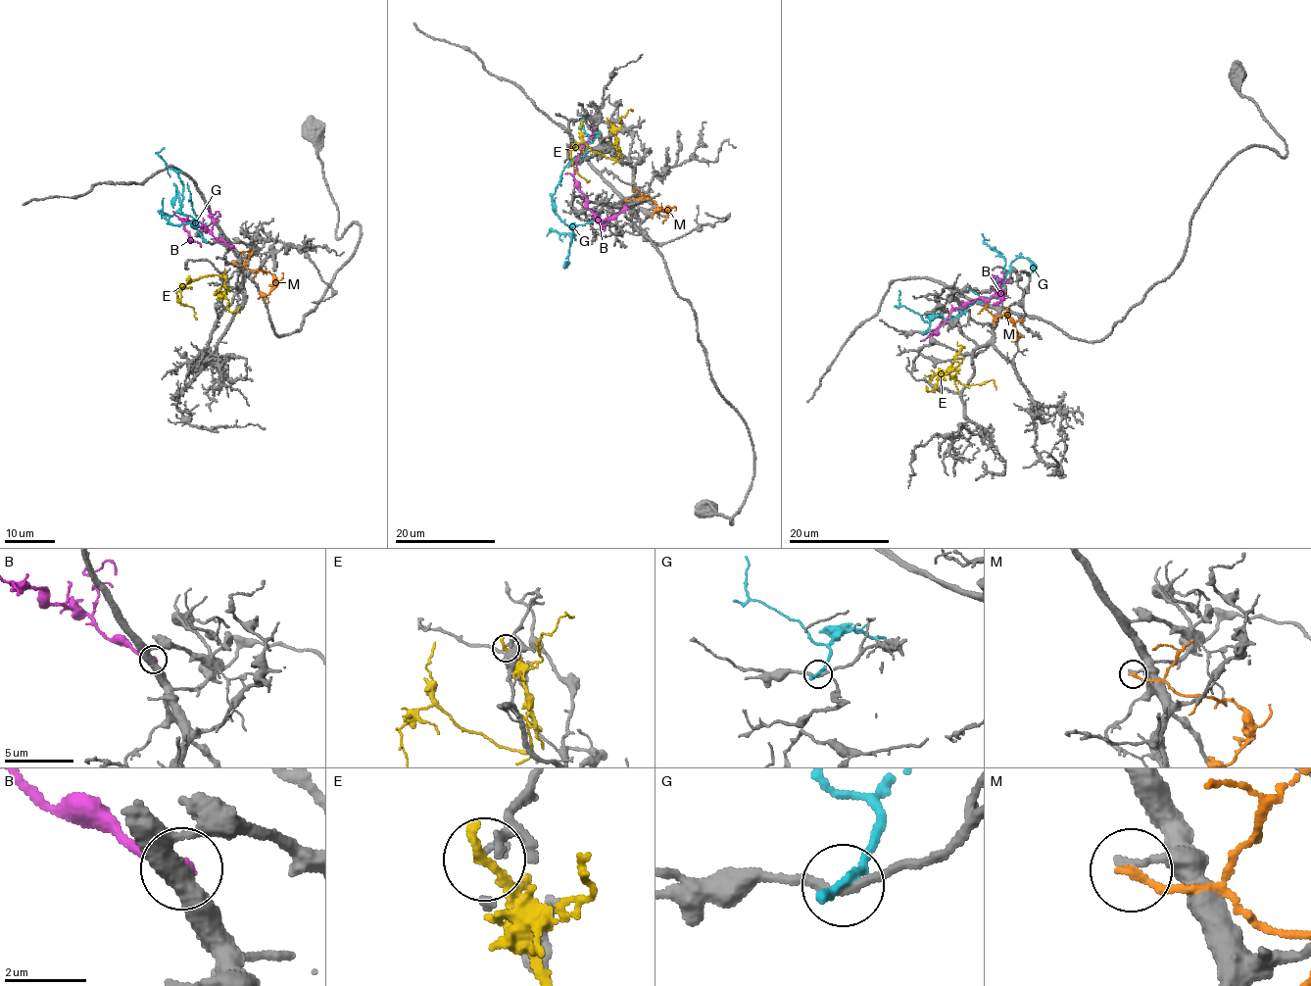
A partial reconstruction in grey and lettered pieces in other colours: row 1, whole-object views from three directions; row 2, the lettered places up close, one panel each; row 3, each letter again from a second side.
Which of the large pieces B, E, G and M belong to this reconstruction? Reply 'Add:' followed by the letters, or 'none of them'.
Add: B

